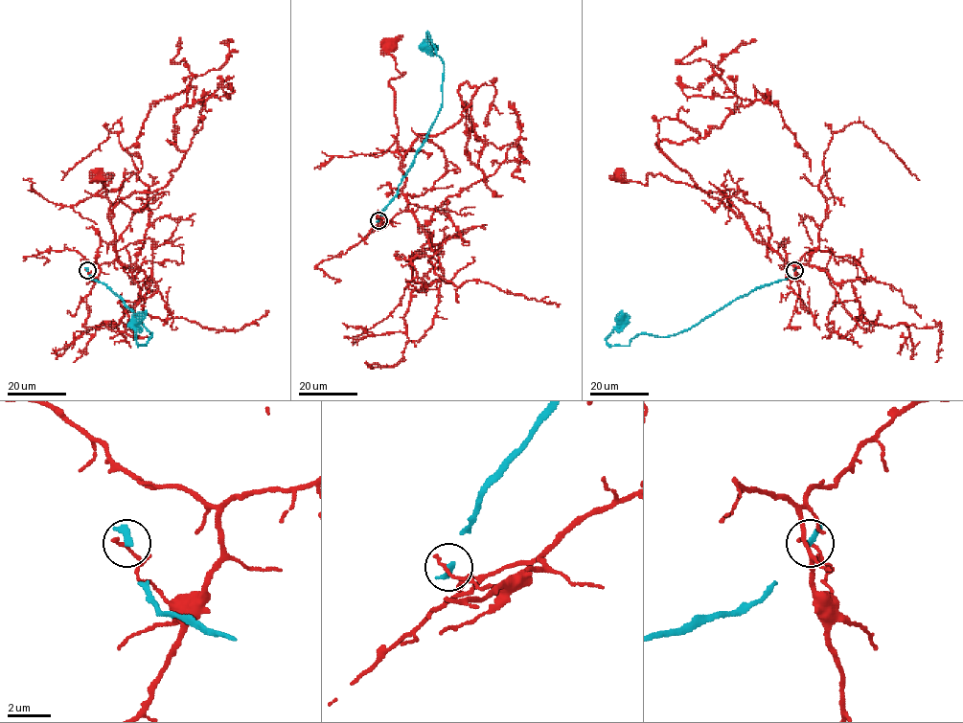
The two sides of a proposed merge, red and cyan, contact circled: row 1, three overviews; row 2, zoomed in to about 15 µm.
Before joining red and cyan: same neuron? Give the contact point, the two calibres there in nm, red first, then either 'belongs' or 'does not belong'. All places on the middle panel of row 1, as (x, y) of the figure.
(378, 220) | 180/240 nm | does not belong

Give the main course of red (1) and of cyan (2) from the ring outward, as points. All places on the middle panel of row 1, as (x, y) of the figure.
1: (378, 220), (387, 223), (407, 207), (394, 90), (388, 81), (403, 74), (396, 68), (390, 49)
2: (378, 220), (397, 193), (442, 103), (443, 60), (427, 33), (424, 43), (427, 46)

